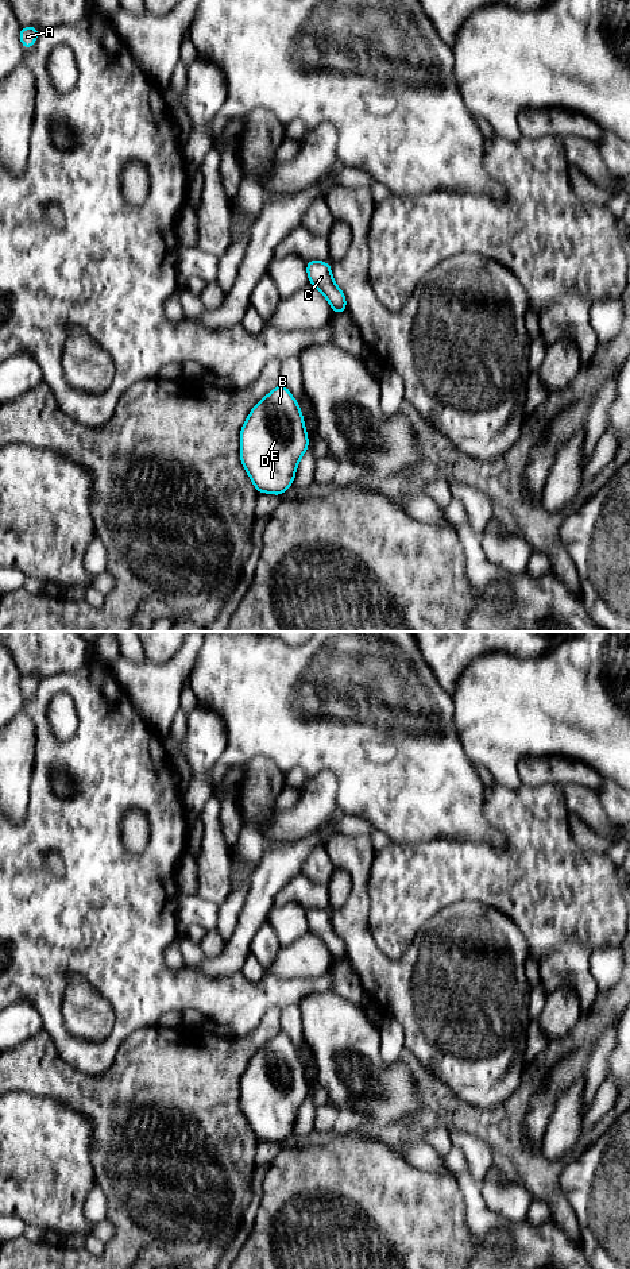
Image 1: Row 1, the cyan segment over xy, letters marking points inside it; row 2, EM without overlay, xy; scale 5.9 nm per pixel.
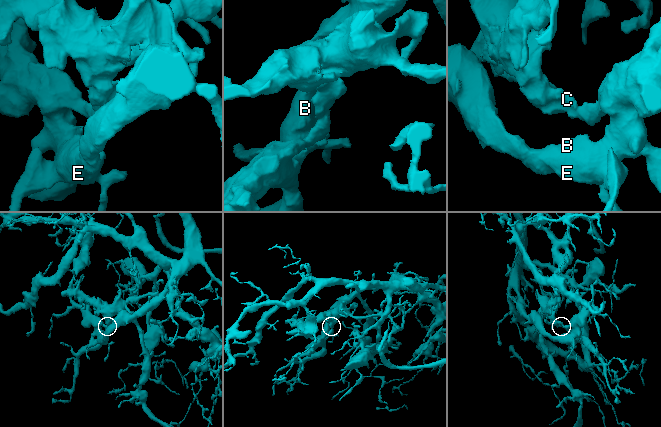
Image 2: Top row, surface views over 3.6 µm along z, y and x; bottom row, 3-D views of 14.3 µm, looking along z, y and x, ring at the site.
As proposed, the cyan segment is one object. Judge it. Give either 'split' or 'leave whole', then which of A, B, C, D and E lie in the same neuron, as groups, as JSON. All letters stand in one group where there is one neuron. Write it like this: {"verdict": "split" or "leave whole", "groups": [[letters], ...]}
{"verdict": "split", "groups": [["A", "C"], ["B", "D", "E"]]}

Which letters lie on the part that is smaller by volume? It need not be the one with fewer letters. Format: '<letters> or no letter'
A, C

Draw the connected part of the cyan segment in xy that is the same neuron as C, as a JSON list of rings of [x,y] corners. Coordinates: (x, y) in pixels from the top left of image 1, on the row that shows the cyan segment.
[[[308,261],[308,282],[314,285],[326,298],[333,310],[347,310],[343,290],[335,284],[329,262]]]

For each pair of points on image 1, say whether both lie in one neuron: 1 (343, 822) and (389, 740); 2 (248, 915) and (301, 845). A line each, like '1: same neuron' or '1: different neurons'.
1: different neurons
2: same neuron

